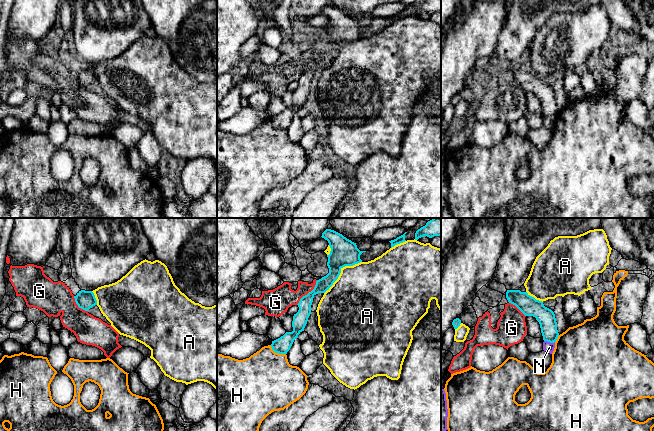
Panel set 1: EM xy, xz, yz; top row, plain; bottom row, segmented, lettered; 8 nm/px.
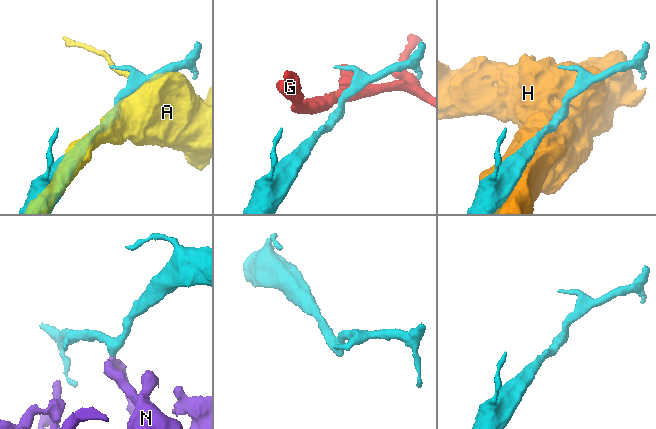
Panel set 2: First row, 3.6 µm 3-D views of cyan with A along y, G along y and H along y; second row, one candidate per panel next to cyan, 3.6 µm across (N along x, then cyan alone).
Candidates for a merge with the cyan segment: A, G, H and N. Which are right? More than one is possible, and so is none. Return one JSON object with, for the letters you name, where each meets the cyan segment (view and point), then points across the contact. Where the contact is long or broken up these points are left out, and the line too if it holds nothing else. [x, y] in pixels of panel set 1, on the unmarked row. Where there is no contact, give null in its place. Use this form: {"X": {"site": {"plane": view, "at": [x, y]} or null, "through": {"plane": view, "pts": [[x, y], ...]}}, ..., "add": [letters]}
{"N": {"site": {"plane": "yz", "at": [549, 117]}}, "add": ["N"]}

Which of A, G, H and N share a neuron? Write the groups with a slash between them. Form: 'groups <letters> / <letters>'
groups A / G / H / N

